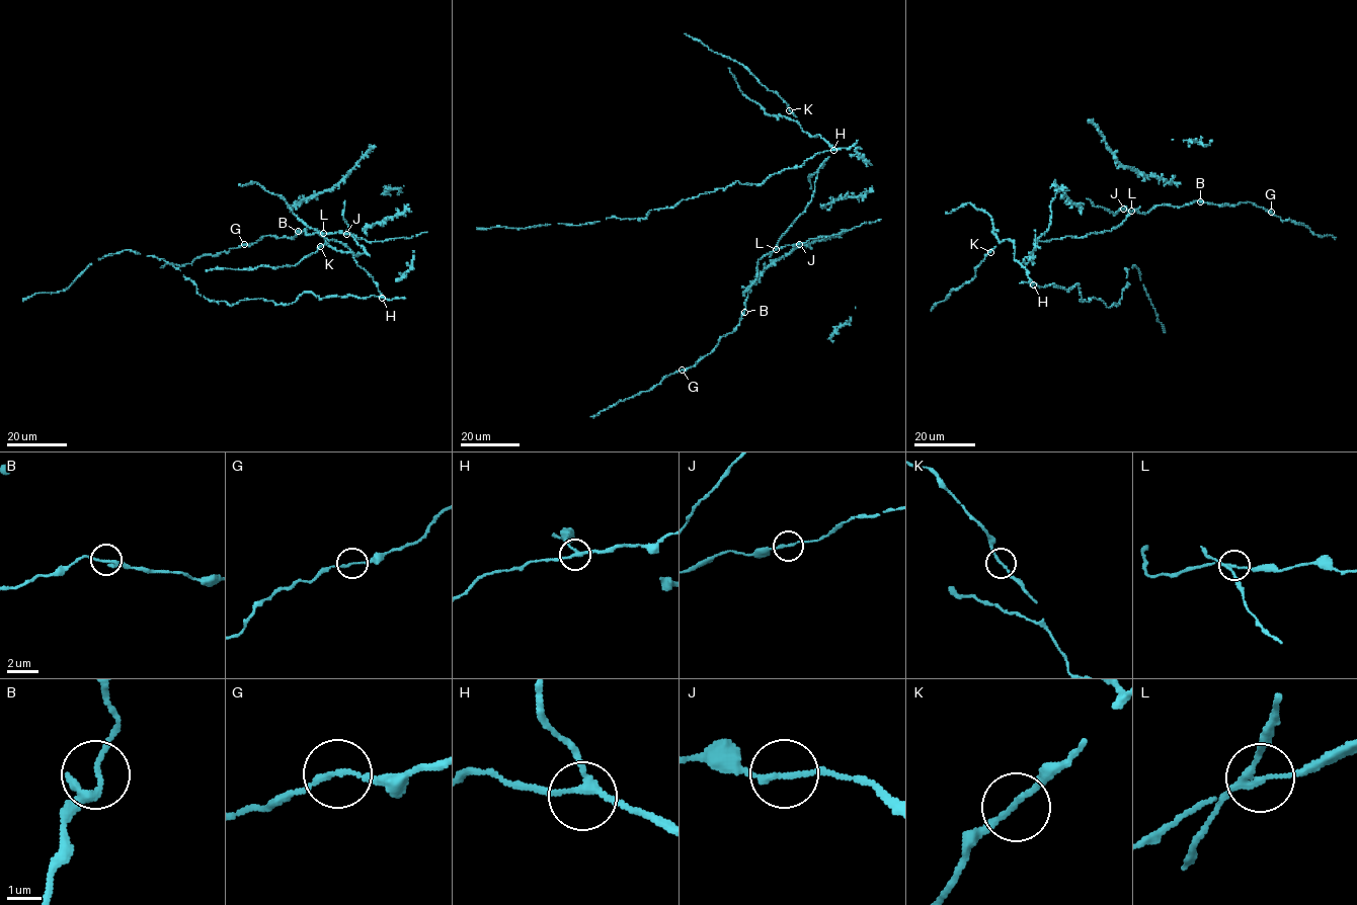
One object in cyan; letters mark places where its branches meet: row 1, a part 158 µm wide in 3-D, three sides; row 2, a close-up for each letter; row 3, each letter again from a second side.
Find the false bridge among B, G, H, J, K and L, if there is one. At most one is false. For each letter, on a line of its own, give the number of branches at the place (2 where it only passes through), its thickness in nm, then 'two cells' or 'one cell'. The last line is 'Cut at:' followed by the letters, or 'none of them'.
B: 3 branches meet; 160 nm thick; one cell
G: 2 branches meet; 150 nm thick; one cell
H: 3 branches meet; 180 nm thick; one cell
J: 2 branches meet; 150 nm thick; one cell
K: 2 branches meet; 150 nm thick; one cell
L: 3 branches meet; 160 nm thick; two cells
Cut at: L

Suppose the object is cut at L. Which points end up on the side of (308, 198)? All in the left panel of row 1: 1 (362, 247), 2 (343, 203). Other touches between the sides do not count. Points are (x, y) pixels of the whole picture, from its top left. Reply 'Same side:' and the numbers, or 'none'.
Same side: none

